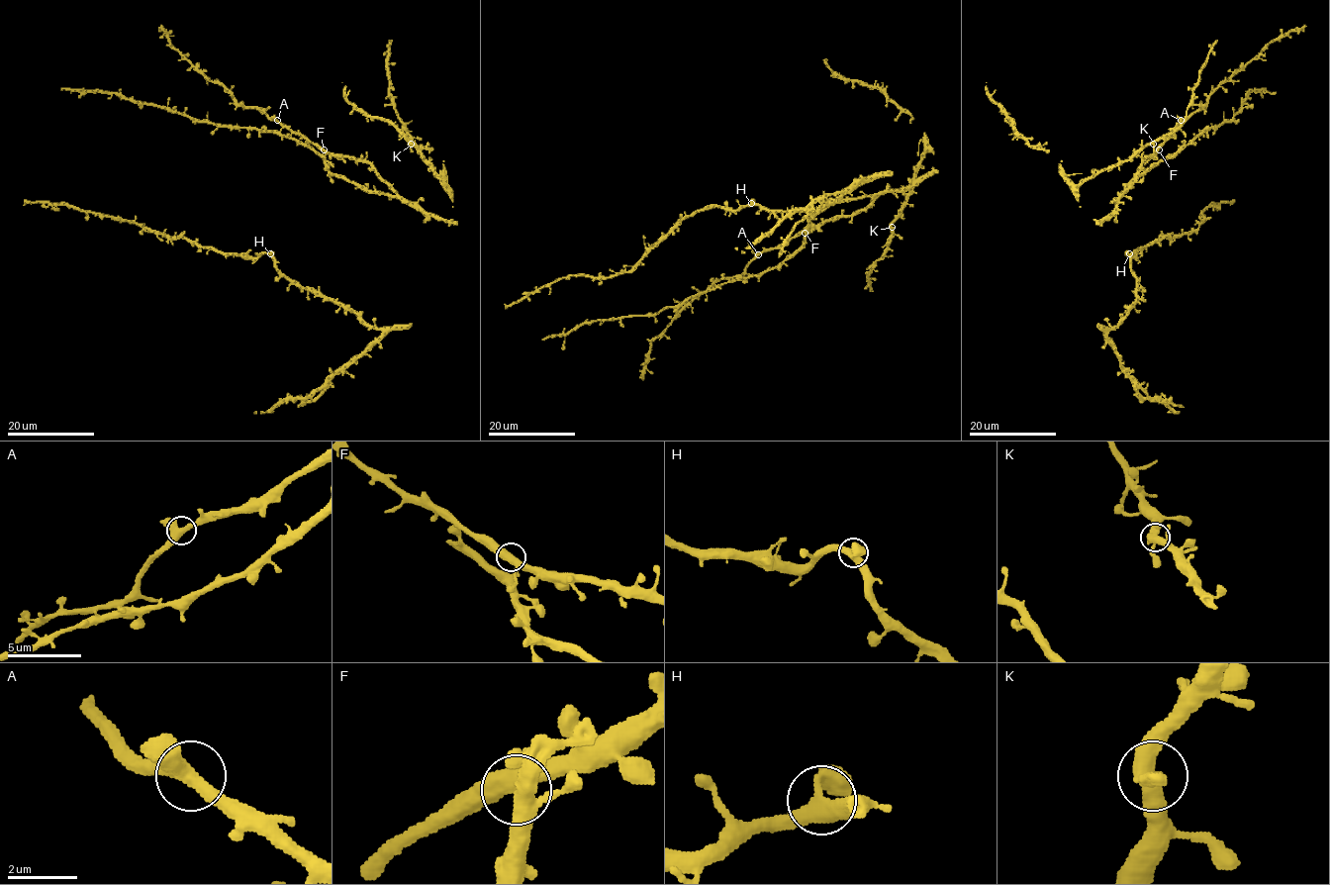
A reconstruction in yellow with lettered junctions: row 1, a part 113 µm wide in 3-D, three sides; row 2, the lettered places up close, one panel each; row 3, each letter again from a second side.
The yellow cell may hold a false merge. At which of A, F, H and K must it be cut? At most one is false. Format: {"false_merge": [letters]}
{"false_merge": []}

